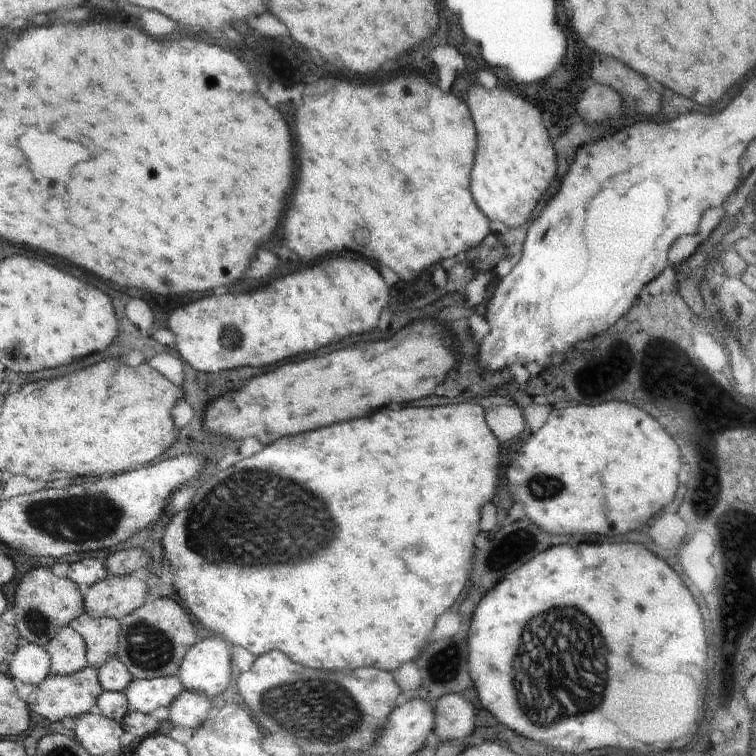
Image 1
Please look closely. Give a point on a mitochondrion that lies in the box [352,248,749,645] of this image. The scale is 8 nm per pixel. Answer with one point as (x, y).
(704, 448)

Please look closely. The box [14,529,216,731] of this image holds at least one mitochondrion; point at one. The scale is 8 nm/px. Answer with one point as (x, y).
(150, 649)

